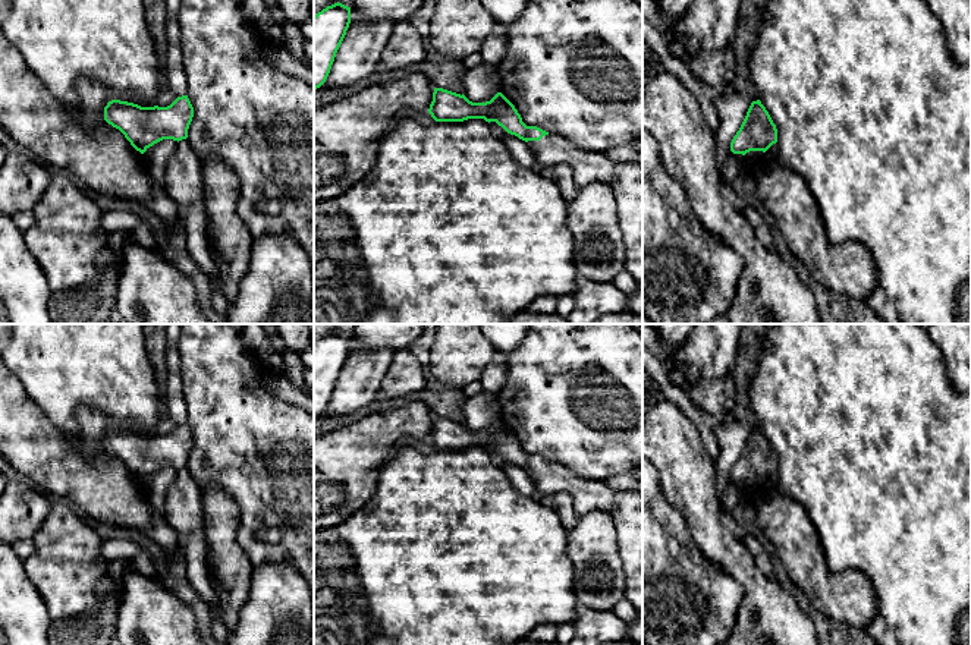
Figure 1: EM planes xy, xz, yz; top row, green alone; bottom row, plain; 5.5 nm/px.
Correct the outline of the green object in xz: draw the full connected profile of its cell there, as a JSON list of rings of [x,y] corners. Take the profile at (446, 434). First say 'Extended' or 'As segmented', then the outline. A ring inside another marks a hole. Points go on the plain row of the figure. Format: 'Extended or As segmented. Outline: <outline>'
Extended. Outline: [[[434,416],[428,441],[436,450],[463,450],[484,447],[496,450],[508,462],[525,469],[537,485],[538,495],[566,493],[572,497],[576,515],[593,510],[612,512],[618,490],[603,481],[579,478],[574,471],[549,462],[537,454],[527,454],[515,434],[497,421],[490,430],[472,431],[463,422]]]

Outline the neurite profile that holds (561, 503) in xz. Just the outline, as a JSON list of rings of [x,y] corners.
[[[553,493],[549,495],[540,495],[540,503],[544,507],[552,509],[562,520],[562,525],[566,529],[571,529],[576,525],[579,520],[579,516],[576,515],[574,509],[572,497],[566,493]]]

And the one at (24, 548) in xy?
[[[21,539],[12,545],[21,560],[26,560],[35,550],[34,539]]]

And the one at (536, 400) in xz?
[[[527,324],[522,343],[508,353],[506,381],[497,393],[500,421],[515,434],[527,454],[574,471],[579,478],[606,481],[642,465],[642,334],[632,324]]]

